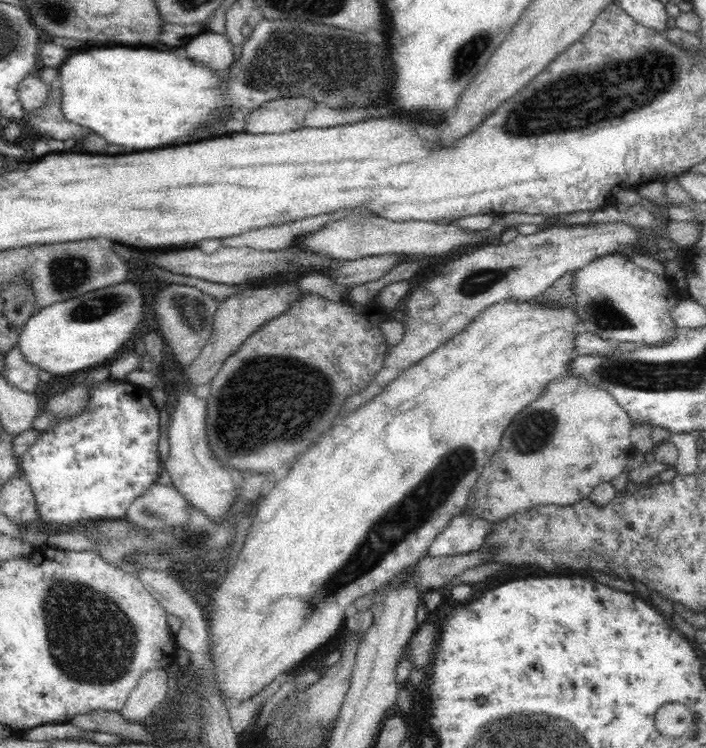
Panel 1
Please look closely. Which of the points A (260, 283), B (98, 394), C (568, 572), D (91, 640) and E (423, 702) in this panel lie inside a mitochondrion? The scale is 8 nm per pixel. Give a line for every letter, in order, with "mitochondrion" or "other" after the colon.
A: other
B: other
C: other
D: mitochondrion
E: other

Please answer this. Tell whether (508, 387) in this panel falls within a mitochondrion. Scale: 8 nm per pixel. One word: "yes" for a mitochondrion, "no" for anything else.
no

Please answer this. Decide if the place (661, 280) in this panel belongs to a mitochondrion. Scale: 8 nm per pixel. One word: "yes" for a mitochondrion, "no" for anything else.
no

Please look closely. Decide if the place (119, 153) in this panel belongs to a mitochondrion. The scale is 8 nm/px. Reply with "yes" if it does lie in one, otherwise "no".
no

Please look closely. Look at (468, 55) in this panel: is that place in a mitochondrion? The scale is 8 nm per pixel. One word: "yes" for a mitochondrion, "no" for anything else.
yes

